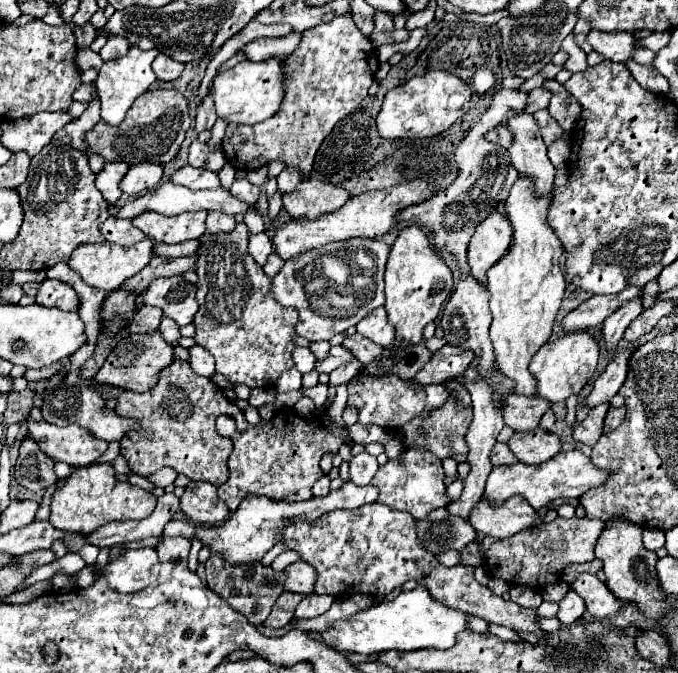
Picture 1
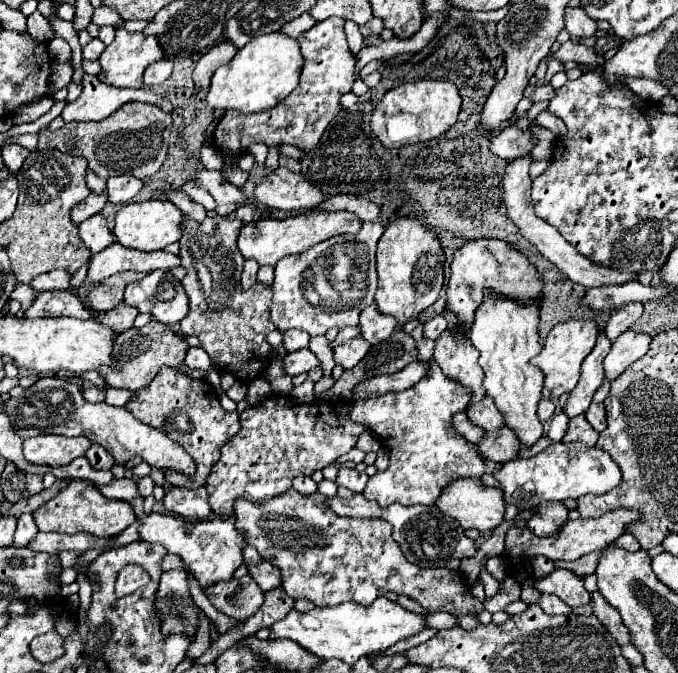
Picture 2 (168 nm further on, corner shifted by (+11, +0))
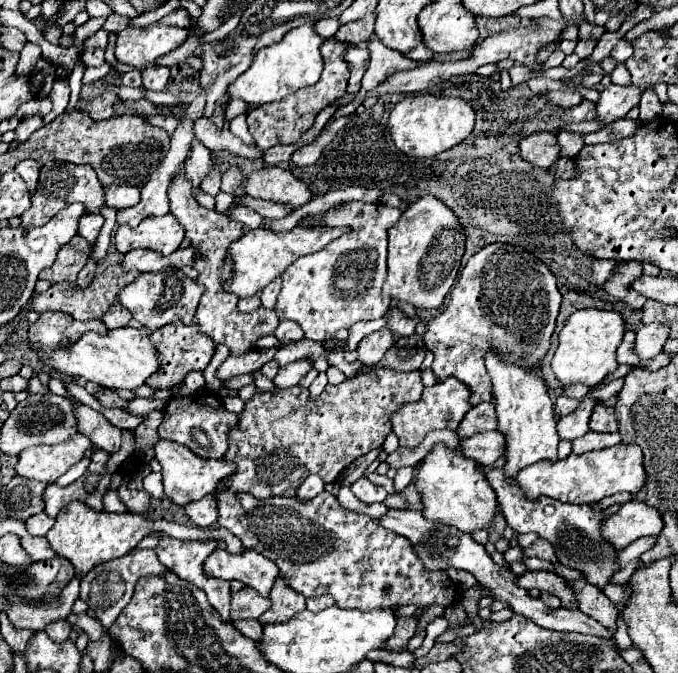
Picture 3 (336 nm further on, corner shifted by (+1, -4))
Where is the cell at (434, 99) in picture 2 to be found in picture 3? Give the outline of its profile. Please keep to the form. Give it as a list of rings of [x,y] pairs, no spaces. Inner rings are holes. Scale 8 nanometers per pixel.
[[[412,94],[400,100],[390,112],[388,128],[398,150],[408,156],[436,156],[470,136],[476,114],[472,106],[460,98],[436,94]]]

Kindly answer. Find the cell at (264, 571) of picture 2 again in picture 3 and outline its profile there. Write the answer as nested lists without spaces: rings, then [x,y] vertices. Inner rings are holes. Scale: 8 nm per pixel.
[[[218,540],[214,552],[204,560],[204,572],[212,578],[240,580],[246,586],[268,596],[274,580],[278,578],[278,566],[254,550],[244,550],[240,554],[230,554],[224,540]]]

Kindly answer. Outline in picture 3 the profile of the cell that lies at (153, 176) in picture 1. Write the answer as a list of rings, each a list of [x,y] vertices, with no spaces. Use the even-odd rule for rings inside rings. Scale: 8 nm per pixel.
[[[110,186],[104,194],[104,206],[122,210],[140,202],[140,188],[136,186]]]

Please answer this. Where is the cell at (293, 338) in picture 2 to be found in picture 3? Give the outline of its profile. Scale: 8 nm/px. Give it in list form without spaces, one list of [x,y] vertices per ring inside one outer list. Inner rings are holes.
[[[280,320],[278,328],[274,330],[274,336],[284,342],[284,344],[290,344],[290,342],[298,342],[304,338],[304,332],[302,328],[298,328],[298,324],[290,322],[290,320]]]

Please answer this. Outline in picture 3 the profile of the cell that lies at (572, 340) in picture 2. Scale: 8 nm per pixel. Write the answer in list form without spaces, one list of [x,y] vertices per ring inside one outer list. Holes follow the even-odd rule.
[[[584,308],[574,312],[564,328],[560,330],[560,344],[552,358],[552,370],[562,386],[582,382],[590,388],[602,384],[602,380],[618,368],[616,348],[622,342],[626,332],[626,322],[620,312],[614,310],[596,310]]]

